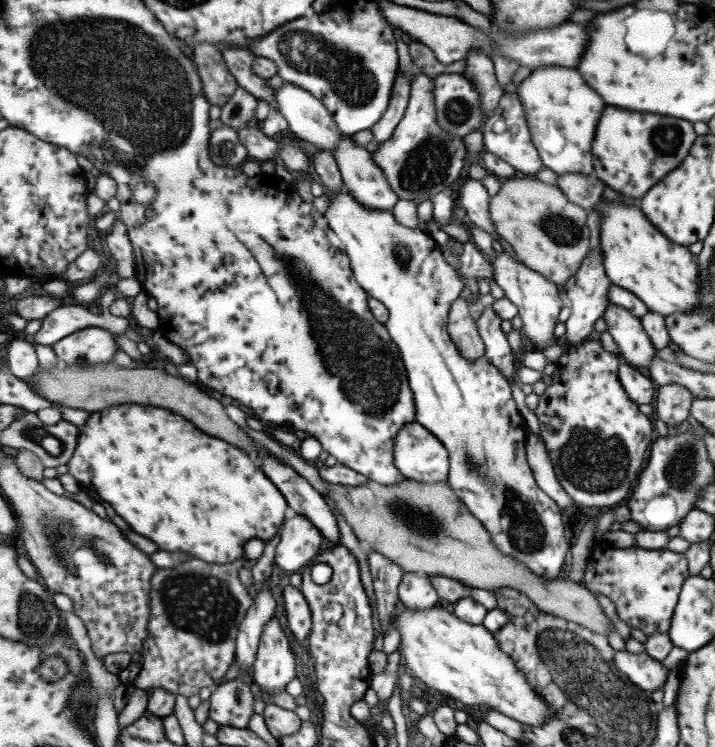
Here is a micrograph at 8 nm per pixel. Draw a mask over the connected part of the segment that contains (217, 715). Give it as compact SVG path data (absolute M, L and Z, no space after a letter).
M235 678L211 694L211 708L209 718L219 722L223 726L233 728L245 728L249 730L249 720L255 714L253 702L255 702L255 684L249 678Z

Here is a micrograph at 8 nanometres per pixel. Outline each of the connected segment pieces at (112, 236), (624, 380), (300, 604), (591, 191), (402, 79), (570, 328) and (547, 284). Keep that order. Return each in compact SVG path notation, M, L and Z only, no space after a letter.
M117 220L115 226L109 230L107 248L113 254L113 260L117 260L115 274L119 278L135 278L137 276L137 254L135 254L133 242L129 238L129 228L125 222Z
M621 362L619 370L617 370L617 378L623 386L623 390L627 392L627 396L639 406L639 404L651 404L653 396L653 386L647 374L643 374L641 370L629 366L627 362Z
M295 586L285 588L285 610L287 610L287 626L289 632L297 638L297 642L303 642L305 638L311 636L315 622L313 622L313 610L303 596L303 590Z
M563 174L557 176L557 190L561 194L565 194L565 198L581 208L585 208L587 212L597 206L601 202L601 194L603 194L603 184L591 174L591 176L571 176L571 174Z
M399 72L397 80L395 80L391 106L383 114L383 120L379 120L379 124L375 124L375 128L373 128L373 136L379 144L393 138L397 126L403 122L403 118L407 114L407 108L411 104L411 96L413 96L413 82L405 74Z
M599 244L589 248L589 254L587 254L587 258L581 262L581 268L579 268L571 278L565 280L563 288L565 288L565 298L569 300L569 308L571 308L569 320L563 324L563 328L565 328L563 342L567 342L569 346L575 346L575 344L585 342L585 340L589 340L589 338L595 336L593 326L595 326L595 322L597 322L599 318L603 318L603 310L605 310L605 306L609 304L607 292L609 292L609 288L611 288L611 280L609 280L607 274L605 274L603 254L601 254Z
M493 246L493 250L497 252L497 256L491 258L495 284L505 292L505 298L511 300L517 306L517 310L519 310L517 316L521 318L523 332L531 340L535 350L545 350L551 342L557 342L557 336L555 336L555 328L559 326L557 316L559 316L559 310L563 308L563 304L559 300L559 294L557 294L559 292L557 284L547 280L539 272L523 266L521 262L515 262L511 258L511 254L507 254L505 250L501 250L497 246Z

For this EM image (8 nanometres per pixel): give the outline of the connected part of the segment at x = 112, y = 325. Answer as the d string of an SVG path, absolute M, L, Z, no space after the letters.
M67 306L53 310L41 324L41 330L35 334L35 346L55 346L63 338L85 330L85 328L105 328L115 334L125 334L131 326L131 320L117 318L113 314L93 314L83 306Z

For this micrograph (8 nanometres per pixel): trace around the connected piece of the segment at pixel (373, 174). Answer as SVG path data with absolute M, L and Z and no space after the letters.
M343 136L335 156L337 156L337 162L339 162L339 170L341 170L345 188L355 196L355 200L359 200L359 204L363 204L367 208L373 208L373 210L385 210L385 212L391 212L399 204L401 196L387 182L385 170L381 170L377 166L377 162L373 158L373 152L365 150L365 146L355 146L351 136Z

